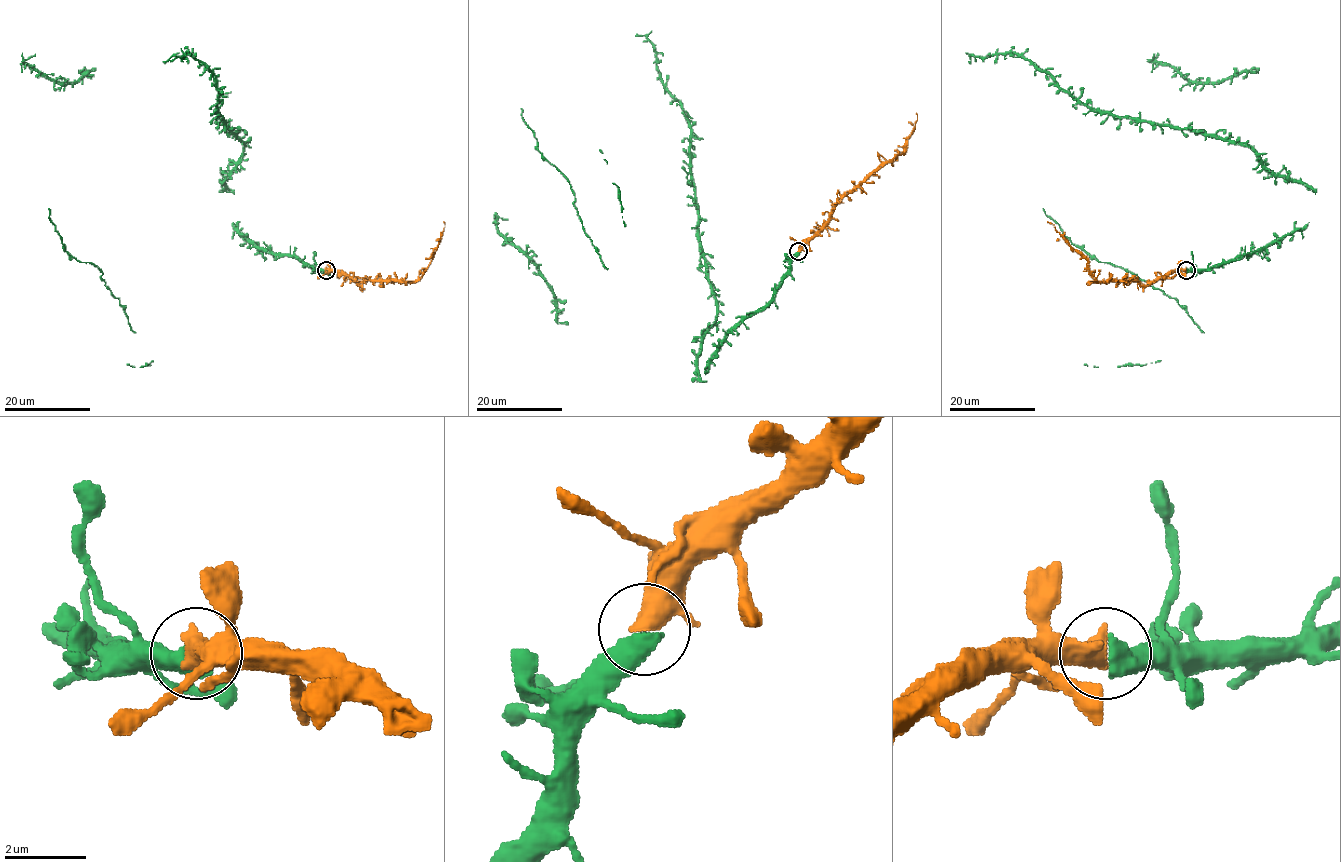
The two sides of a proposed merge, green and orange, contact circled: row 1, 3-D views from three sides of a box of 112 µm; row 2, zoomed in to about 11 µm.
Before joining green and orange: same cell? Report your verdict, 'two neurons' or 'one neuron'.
one neuron

